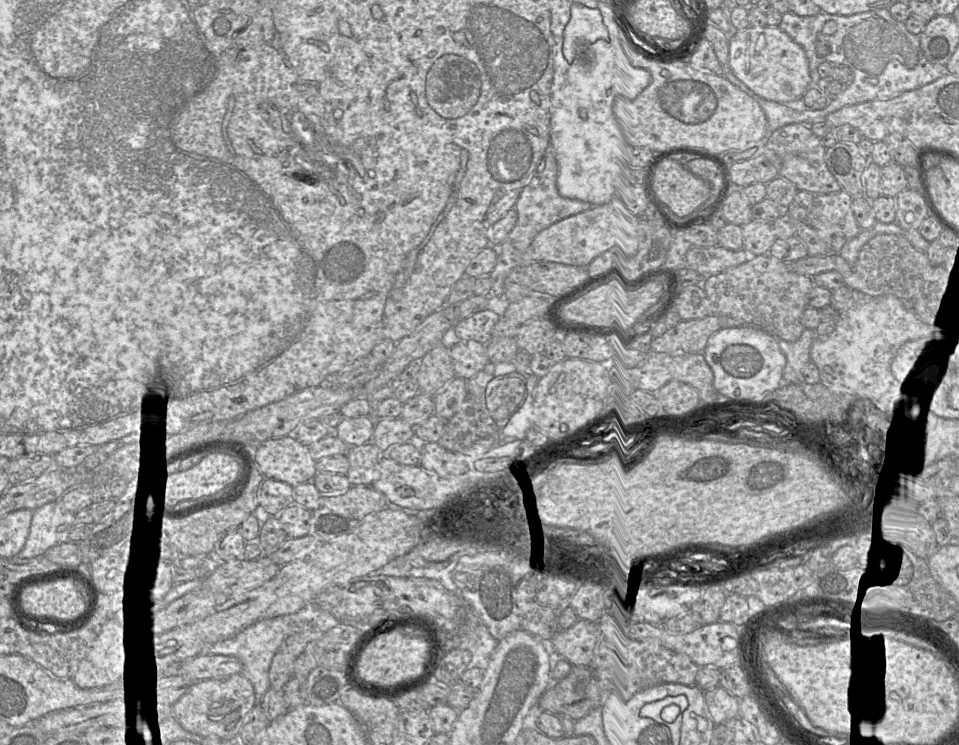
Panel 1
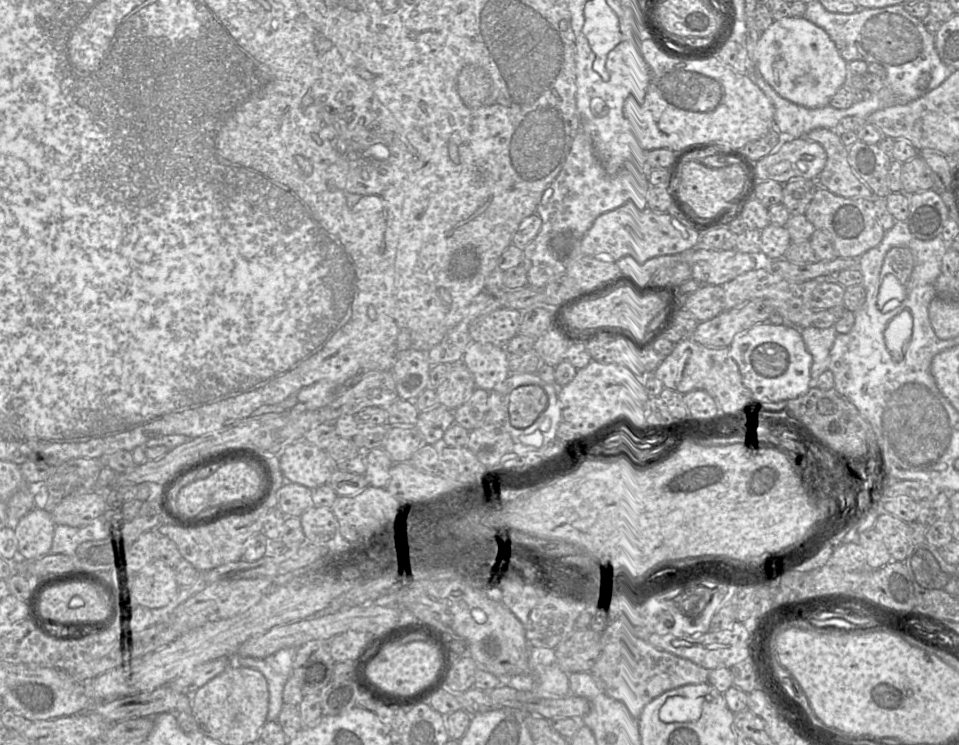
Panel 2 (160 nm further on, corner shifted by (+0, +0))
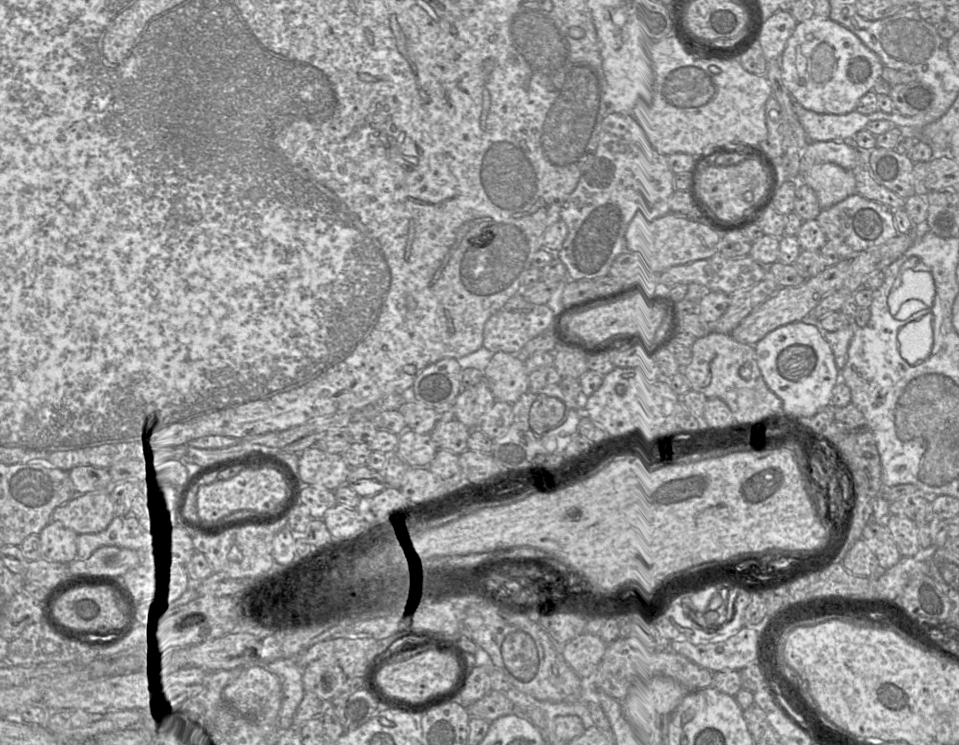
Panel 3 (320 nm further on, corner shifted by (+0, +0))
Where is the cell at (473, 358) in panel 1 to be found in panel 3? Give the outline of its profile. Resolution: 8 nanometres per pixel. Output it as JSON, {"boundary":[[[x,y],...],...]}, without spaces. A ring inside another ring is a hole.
{"boundary":[[[497,351],[483,370],[483,380],[496,401],[513,404],[528,391],[529,374],[521,355]]]}

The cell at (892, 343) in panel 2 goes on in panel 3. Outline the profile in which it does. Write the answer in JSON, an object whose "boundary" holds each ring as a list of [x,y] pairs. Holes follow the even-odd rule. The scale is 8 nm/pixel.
{"boundary":[[[926,313],[918,320],[908,322],[898,333],[902,357],[910,364],[919,364],[931,354],[933,347],[933,315]]]}

